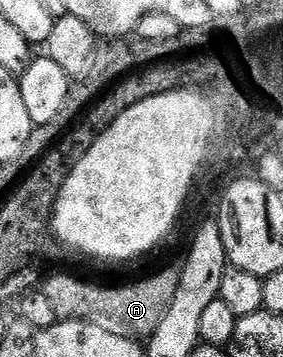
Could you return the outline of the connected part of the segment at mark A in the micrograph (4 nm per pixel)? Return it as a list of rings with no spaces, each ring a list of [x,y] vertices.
[[[179,264],[168,265],[153,277],[144,277],[133,285],[116,285],[113,289],[108,285],[91,285],[68,273],[56,273],[45,279],[42,292],[50,307],[54,307],[54,315],[61,321],[89,321],[102,327],[102,331],[110,331],[110,335],[147,339],[158,323],[162,323],[162,315],[166,315],[174,299],[174,291],[178,291],[180,271]]]

